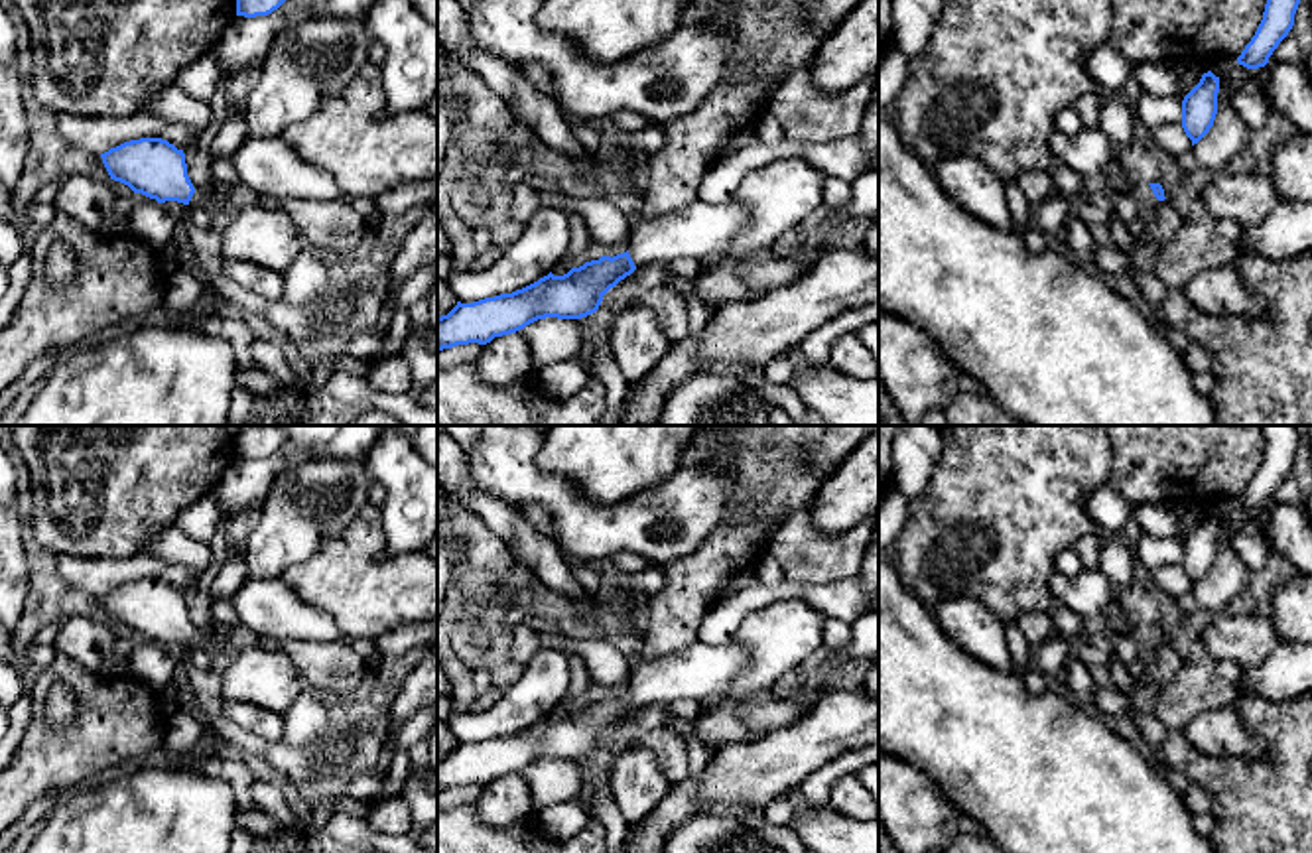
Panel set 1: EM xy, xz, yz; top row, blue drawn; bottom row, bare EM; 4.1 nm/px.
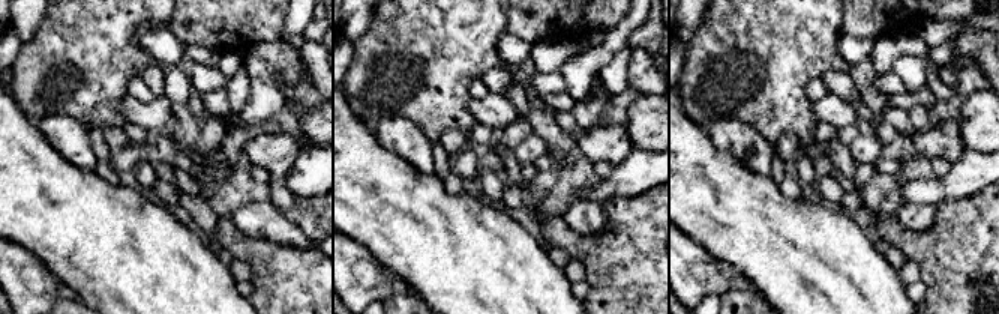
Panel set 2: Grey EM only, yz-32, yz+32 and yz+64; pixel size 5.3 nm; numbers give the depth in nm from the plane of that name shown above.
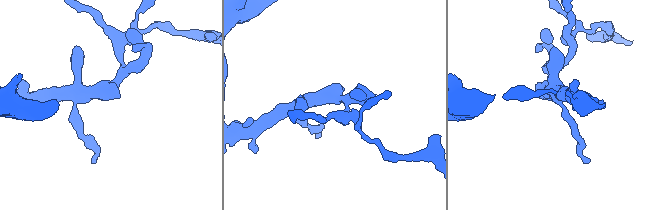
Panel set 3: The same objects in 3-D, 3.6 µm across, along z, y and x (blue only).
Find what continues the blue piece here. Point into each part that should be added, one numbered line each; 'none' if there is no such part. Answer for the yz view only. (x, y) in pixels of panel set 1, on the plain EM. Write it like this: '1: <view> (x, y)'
1: yz (1129, 647)

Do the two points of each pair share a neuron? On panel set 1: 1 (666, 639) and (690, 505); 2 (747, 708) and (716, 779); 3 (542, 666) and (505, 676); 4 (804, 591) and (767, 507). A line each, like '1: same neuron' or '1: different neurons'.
1: different neurons
2: different neurons
3: different neurons
4: different neurons

